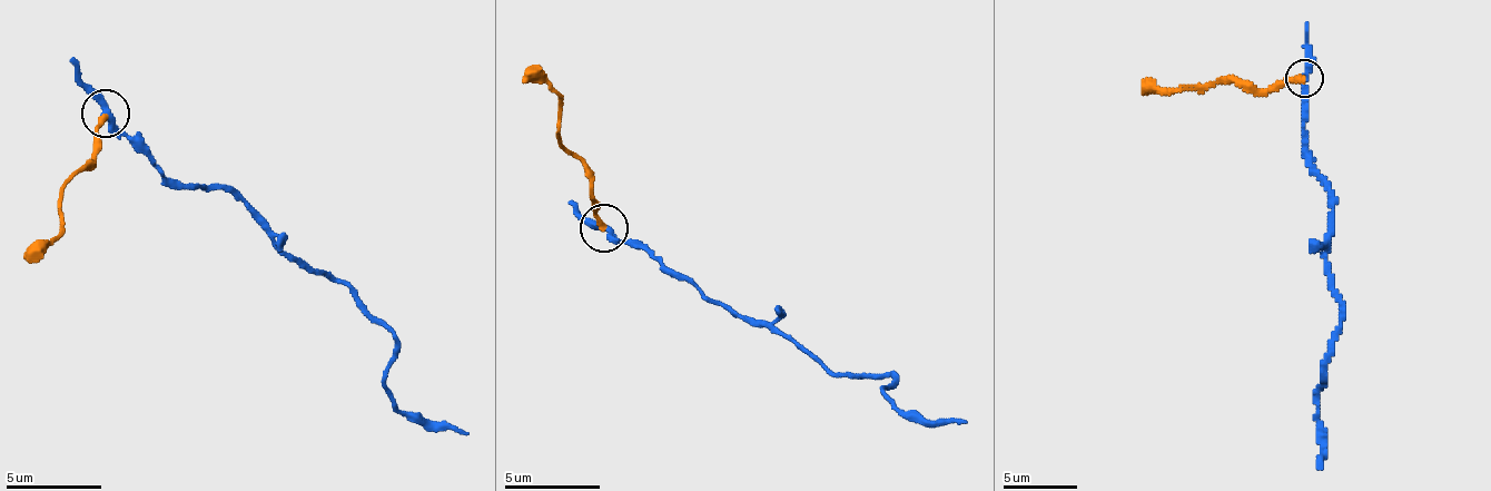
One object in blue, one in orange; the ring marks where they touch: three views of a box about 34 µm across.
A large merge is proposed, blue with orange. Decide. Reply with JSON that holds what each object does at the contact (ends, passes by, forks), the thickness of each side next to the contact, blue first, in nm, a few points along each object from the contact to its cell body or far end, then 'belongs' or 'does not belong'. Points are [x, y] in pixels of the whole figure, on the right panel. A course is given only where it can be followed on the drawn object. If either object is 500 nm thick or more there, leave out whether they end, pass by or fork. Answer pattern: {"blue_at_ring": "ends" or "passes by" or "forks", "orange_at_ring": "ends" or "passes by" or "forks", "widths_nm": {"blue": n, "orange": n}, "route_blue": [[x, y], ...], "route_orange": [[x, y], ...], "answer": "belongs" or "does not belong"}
{"blue_at_ring": "passes by", "orange_at_ring": "ends", "widths_nm": {"blue": 280, "orange": 280}, "route_blue": [[1303, 78], [1303, 146], [1330, 196], [1333, 228], [1325, 264], [1344, 314], [1319, 409], [1322, 448], [1319, 469]], "route_orange": [[1303, 78], [1277, 84], [1266, 89], [1244, 89], [1225, 79], [1168, 89], [1146, 85]], "answer": "does not belong"}

